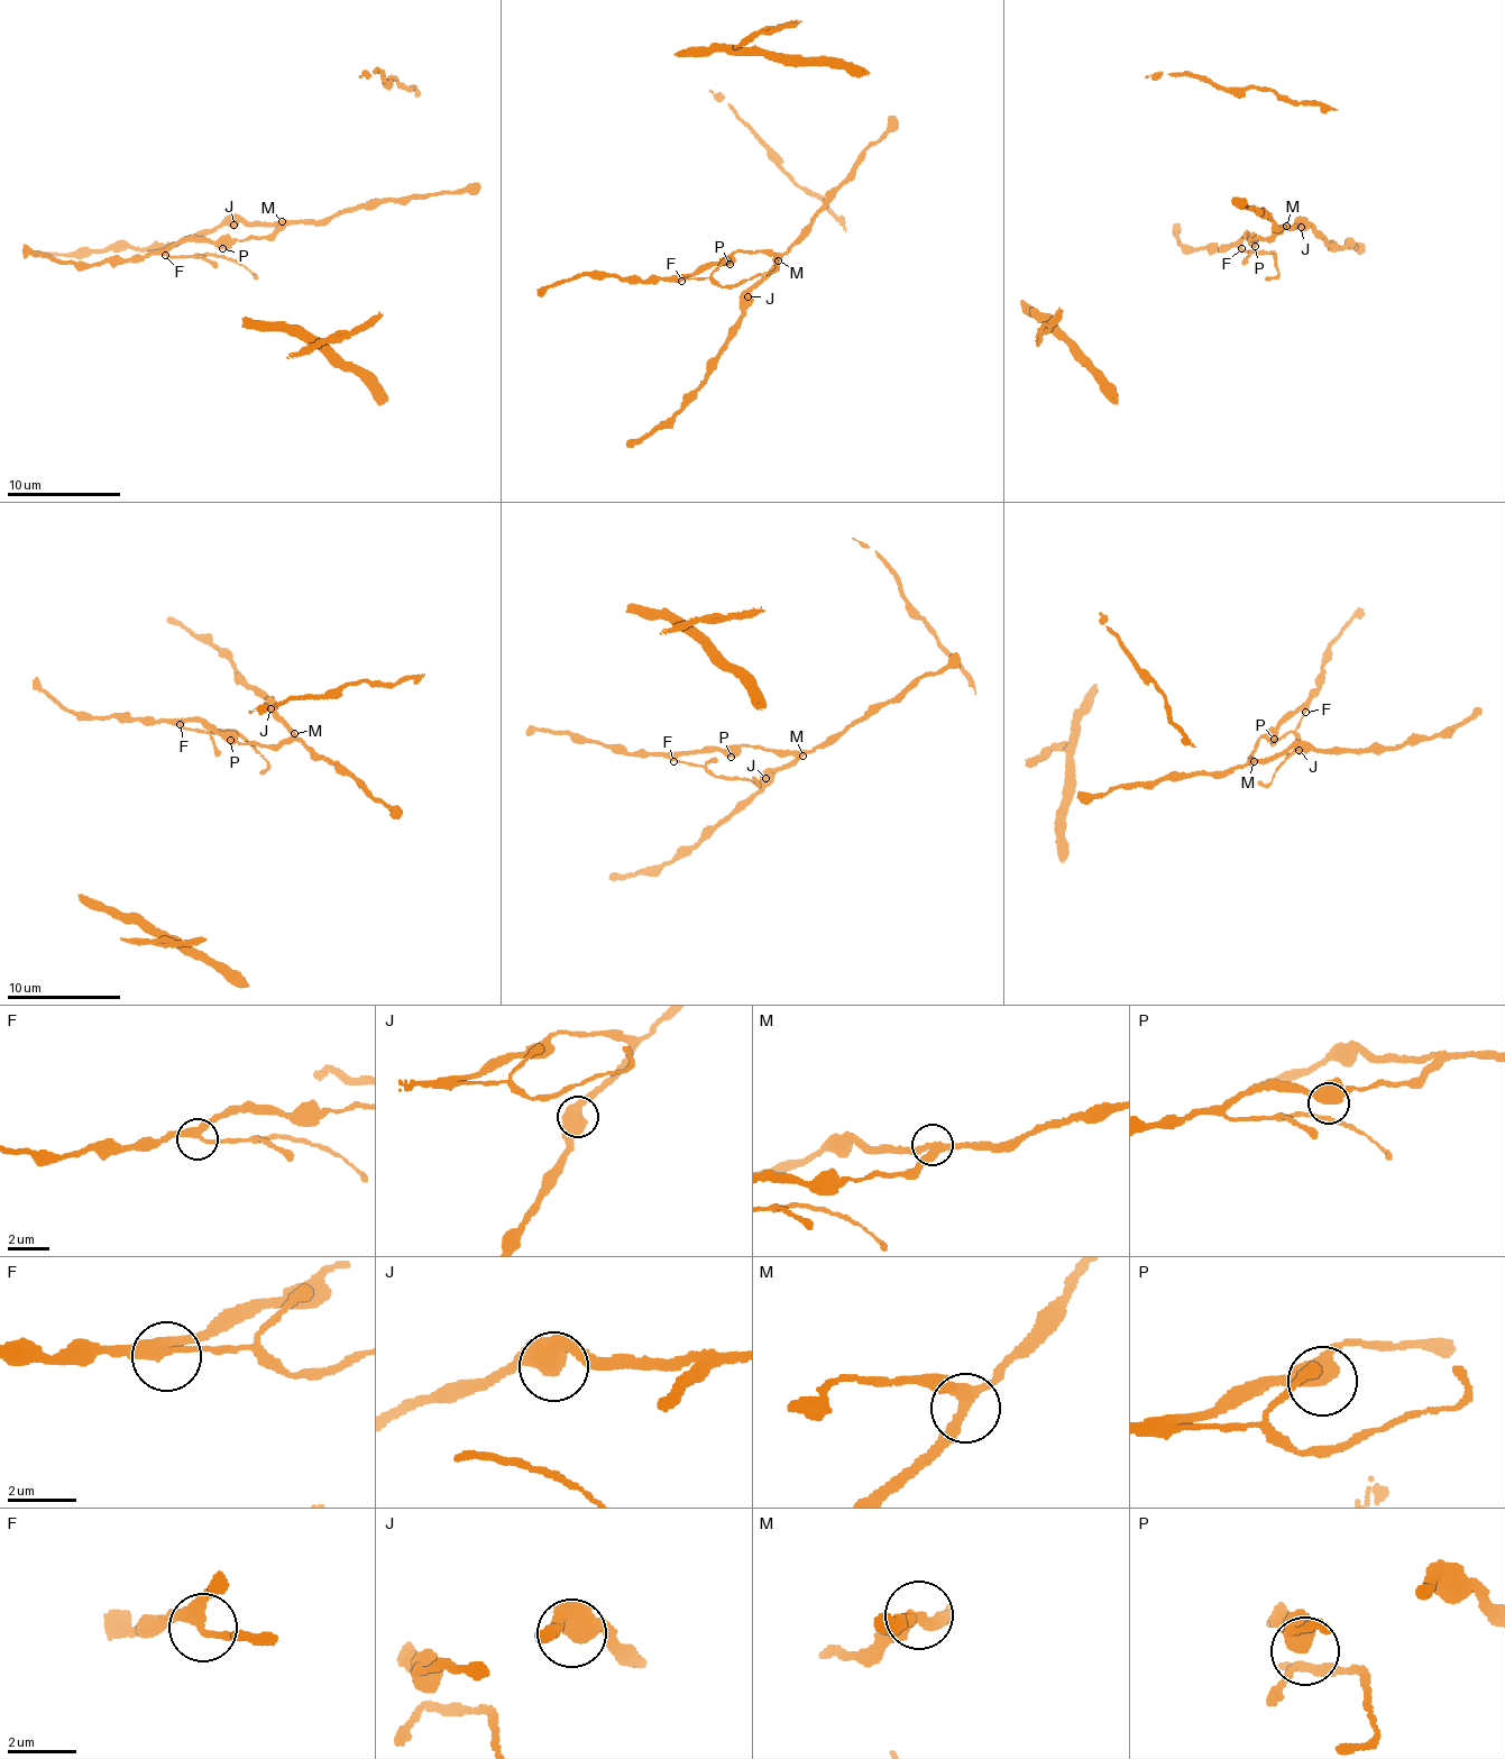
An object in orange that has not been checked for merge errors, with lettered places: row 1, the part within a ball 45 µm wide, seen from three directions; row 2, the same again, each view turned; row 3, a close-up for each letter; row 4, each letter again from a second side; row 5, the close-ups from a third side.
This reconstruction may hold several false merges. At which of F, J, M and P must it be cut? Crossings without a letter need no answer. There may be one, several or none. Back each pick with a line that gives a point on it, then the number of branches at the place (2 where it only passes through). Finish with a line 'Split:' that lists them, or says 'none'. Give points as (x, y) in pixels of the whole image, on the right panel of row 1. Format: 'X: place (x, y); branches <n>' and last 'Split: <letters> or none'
Split: none

